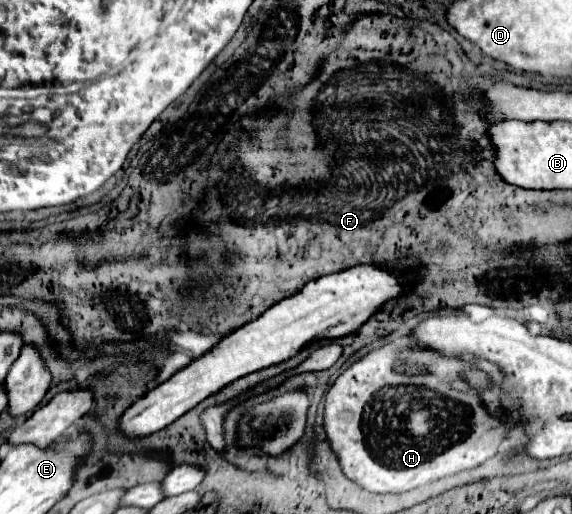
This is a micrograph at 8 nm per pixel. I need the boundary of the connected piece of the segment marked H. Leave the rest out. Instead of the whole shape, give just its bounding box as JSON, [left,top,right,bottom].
[323,344,505,494]

